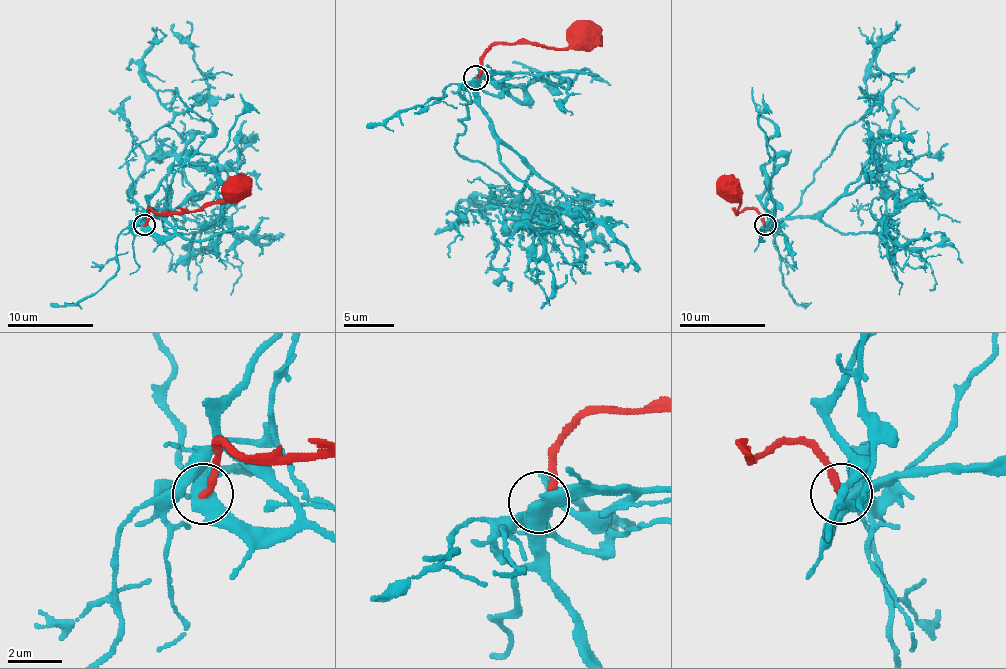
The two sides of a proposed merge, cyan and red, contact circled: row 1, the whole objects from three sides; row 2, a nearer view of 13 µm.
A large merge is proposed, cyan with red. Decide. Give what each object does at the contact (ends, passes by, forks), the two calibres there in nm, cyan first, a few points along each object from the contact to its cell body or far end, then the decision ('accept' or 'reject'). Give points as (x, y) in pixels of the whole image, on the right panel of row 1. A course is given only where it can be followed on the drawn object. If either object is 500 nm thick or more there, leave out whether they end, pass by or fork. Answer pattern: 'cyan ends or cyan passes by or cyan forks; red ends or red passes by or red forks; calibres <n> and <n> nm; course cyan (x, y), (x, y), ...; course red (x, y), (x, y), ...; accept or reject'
cyan forks; red ends; calibres 400 and 280 nm; course cyan (766, 225), (781, 221), (799, 204), (837, 137), (870, 111), (891, 79), (876, 64), (876, 49), (900, 23); course red (764, 225), (751, 208), (736, 212), (741, 202), (732, 189); reject

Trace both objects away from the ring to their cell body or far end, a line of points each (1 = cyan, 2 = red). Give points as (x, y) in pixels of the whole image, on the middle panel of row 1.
1: (476, 79), (476, 97), (454, 147), (552, 217), (549, 225), (532, 207), (512, 235)
2: (476, 76), (481, 61), (494, 44), (537, 44), (549, 49), (577, 49), (590, 44), (585, 39)

